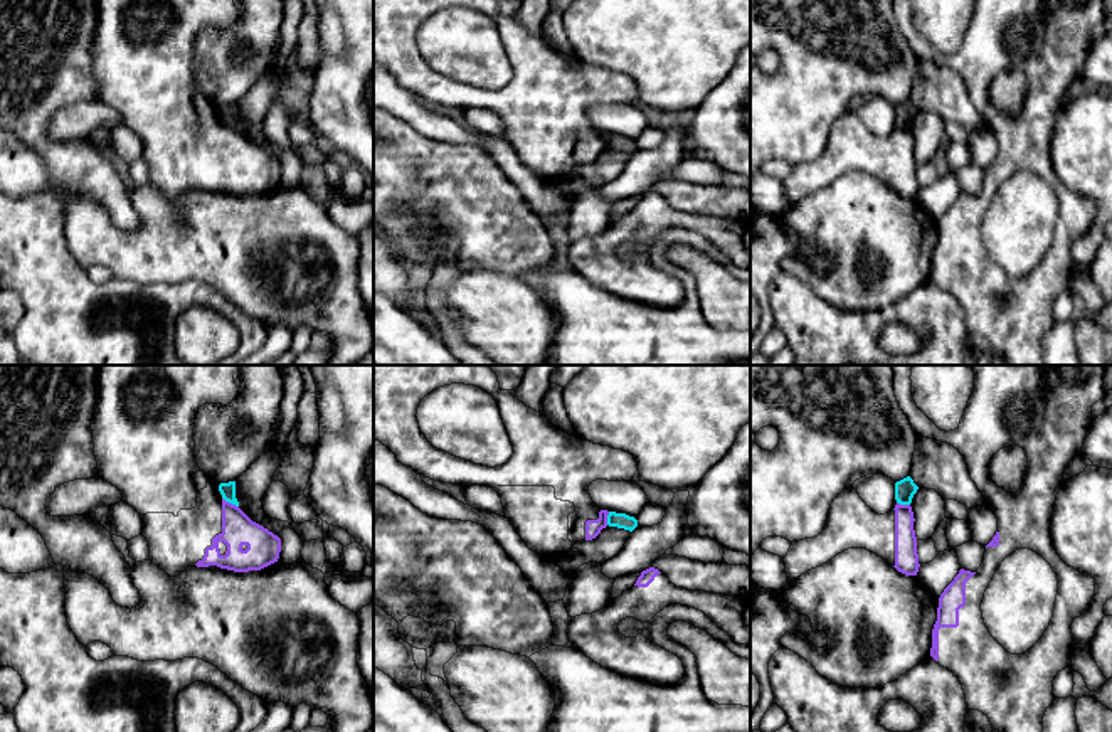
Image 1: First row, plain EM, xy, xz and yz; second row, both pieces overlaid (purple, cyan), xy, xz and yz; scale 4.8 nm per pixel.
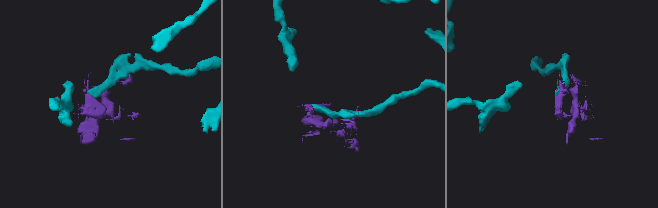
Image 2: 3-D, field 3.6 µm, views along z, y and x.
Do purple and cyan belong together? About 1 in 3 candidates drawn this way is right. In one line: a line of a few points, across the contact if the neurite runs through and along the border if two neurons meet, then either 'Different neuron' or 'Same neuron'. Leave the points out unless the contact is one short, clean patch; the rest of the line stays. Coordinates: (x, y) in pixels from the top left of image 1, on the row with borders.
Line: xy (222, 497), (238, 507). Different neuron

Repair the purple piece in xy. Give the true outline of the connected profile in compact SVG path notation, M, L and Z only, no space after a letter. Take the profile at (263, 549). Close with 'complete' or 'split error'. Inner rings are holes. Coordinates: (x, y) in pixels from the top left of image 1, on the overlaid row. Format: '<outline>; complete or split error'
M99 365L98 369L91 431L99 478L116 486L123 501L141 515L141 535L148 542L150 560L170 577L195 565L217 565L234 572L261 570L279 559L281 538L225 501L219 485L195 461L193 427L199 409L204 404L227 406L237 397L239 389L239 365Z; split error

